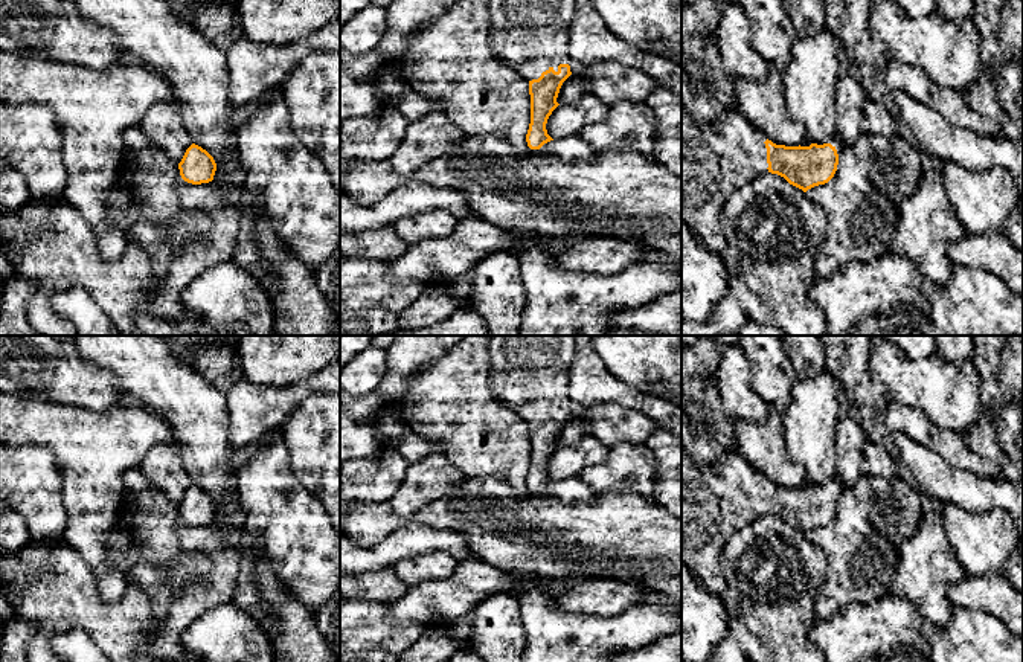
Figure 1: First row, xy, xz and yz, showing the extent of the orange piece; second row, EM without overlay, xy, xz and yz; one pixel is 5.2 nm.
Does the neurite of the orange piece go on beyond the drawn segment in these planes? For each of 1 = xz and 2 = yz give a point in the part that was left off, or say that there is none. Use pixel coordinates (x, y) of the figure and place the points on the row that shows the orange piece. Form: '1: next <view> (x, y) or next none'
1: next xz (528, 35)
2: next yz (718, 157)

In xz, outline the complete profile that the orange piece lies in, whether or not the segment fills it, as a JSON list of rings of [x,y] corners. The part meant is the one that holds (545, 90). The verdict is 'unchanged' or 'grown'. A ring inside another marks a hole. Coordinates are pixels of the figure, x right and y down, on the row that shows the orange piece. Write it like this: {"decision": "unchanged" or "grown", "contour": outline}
{"decision": "grown", "contour": [[[488,0],[494,55],[529,82],[531,149],[564,162],[593,162],[596,149],[579,134],[553,140],[546,130],[563,82],[576,67],[569,56],[575,0]]]}

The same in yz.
{"decision": "grown", "contour": [[[681,105],[681,221],[707,250],[723,258],[729,233],[724,204],[732,194],[768,172],[807,192],[834,177],[839,165],[837,153],[843,148],[835,134],[823,145],[776,145],[753,128],[741,111],[727,111],[714,122],[698,125]]]}

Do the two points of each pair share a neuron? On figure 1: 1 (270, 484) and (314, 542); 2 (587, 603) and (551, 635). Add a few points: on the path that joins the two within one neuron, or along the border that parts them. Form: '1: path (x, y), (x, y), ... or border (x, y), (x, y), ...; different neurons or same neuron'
1: path (273, 498), (302, 528); same neuron
2: border (555, 594), (555, 603), (564, 610), (612, 617); different neurons

